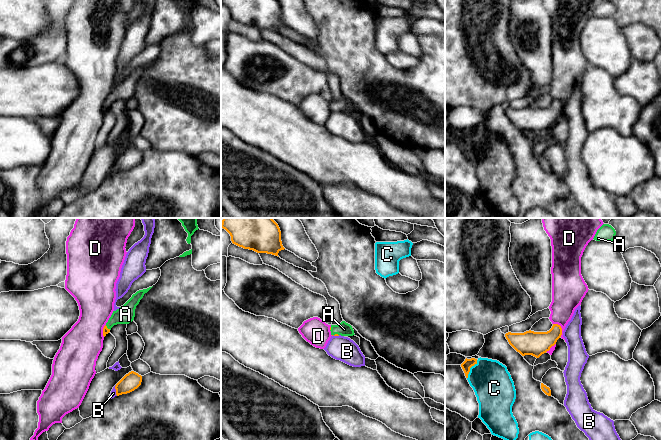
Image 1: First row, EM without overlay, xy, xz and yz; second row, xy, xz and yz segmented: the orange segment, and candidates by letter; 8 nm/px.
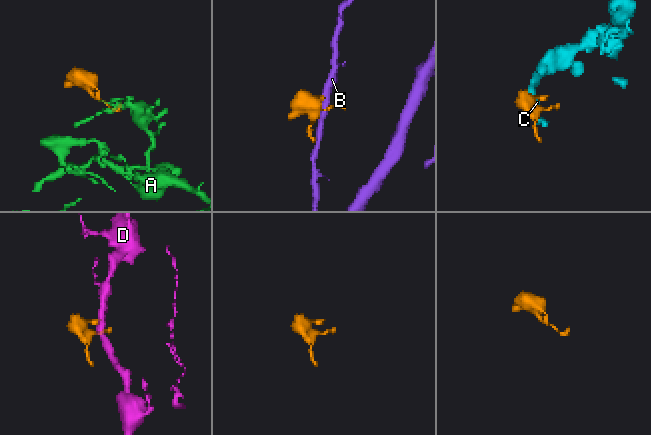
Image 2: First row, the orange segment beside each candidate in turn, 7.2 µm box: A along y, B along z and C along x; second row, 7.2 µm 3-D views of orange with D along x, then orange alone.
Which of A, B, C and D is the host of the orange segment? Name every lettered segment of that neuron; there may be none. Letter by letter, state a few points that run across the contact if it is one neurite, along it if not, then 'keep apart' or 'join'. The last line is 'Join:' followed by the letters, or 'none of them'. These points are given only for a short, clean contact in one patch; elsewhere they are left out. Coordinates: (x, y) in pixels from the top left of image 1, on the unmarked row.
A: line xy (105, 106), (107, 104), (117, 93), (125, 90); join
B: keep apart
C: keep apart
D: keep apart
Join: A

